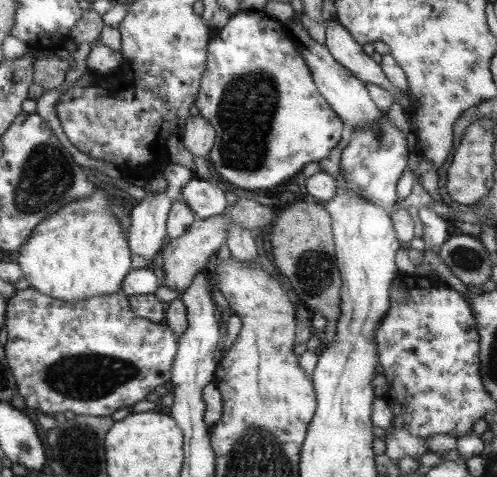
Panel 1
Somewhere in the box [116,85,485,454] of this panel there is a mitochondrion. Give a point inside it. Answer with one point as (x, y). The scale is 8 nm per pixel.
(314, 273)

